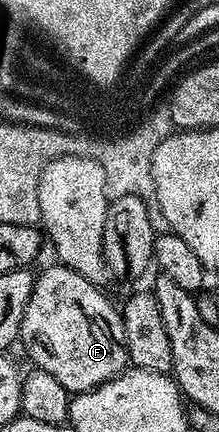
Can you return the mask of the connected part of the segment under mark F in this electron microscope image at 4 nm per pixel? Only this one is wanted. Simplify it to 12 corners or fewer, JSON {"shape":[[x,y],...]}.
{"shape":[[67,267],[37,272],[20,347],[66,391],[128,366],[122,312]]}

